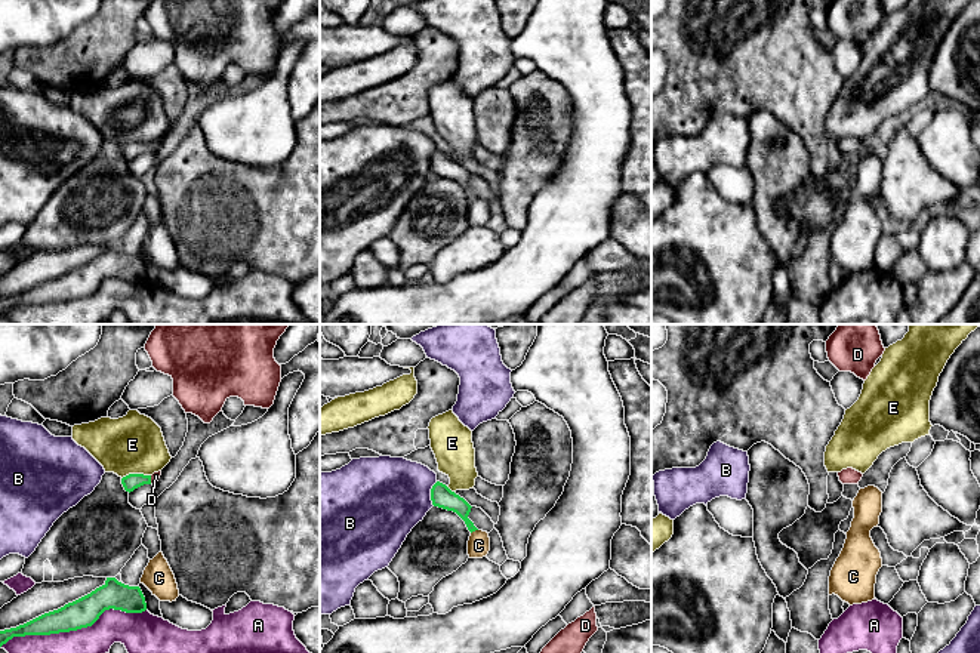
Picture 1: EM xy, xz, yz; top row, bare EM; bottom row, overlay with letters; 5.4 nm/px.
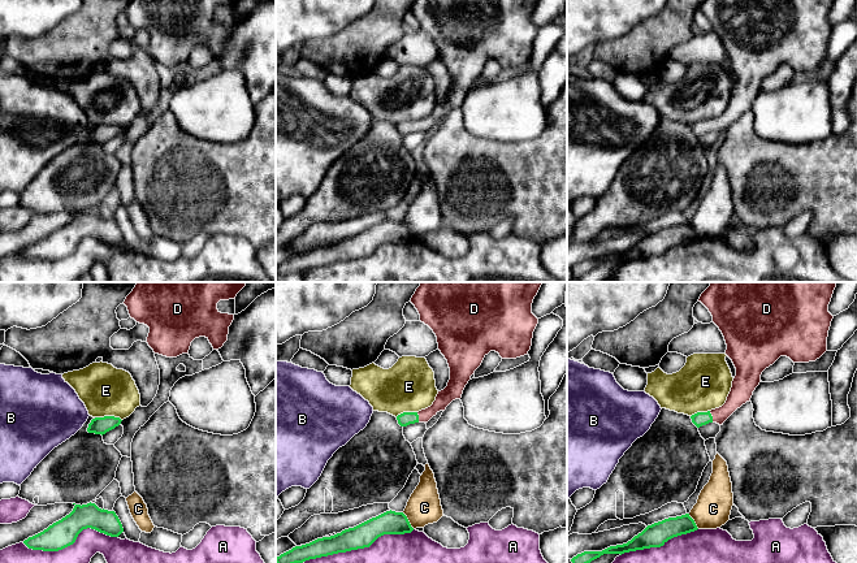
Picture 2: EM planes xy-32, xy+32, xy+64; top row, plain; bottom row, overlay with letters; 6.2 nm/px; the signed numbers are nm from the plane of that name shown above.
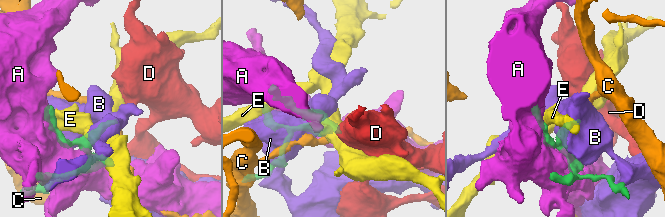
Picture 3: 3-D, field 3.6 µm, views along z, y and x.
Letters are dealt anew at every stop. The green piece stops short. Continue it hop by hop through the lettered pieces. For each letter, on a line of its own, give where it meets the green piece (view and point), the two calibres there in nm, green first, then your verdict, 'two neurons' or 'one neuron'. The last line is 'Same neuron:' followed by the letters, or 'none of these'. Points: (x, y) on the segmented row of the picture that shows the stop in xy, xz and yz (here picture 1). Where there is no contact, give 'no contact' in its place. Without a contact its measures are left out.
A: xy (73, 630) | 160/180 nm | two neurons
B: xz (431, 493) | 120/440 nm | two neurons
C: xz (474, 530) | 110/130 nm | two neurons
D: xy (150, 480) | 90/50 nm | one neuron
E: xy (135, 474) | 90/320 nm | two neurons
Same neuron: D

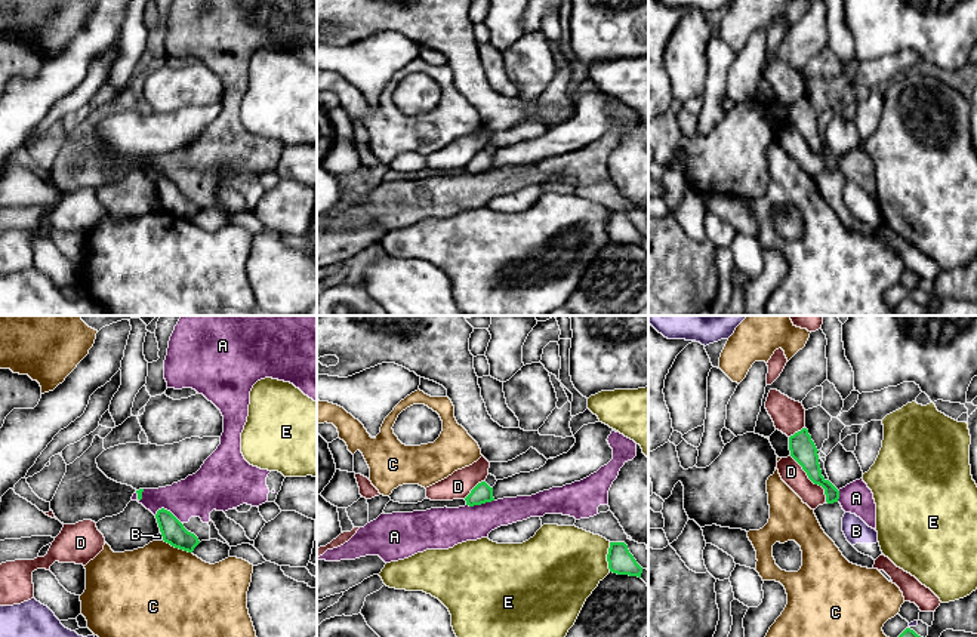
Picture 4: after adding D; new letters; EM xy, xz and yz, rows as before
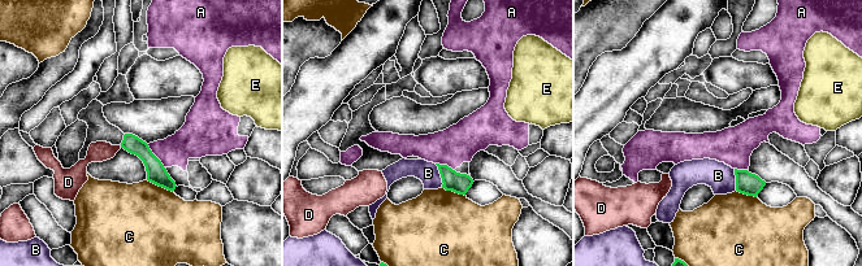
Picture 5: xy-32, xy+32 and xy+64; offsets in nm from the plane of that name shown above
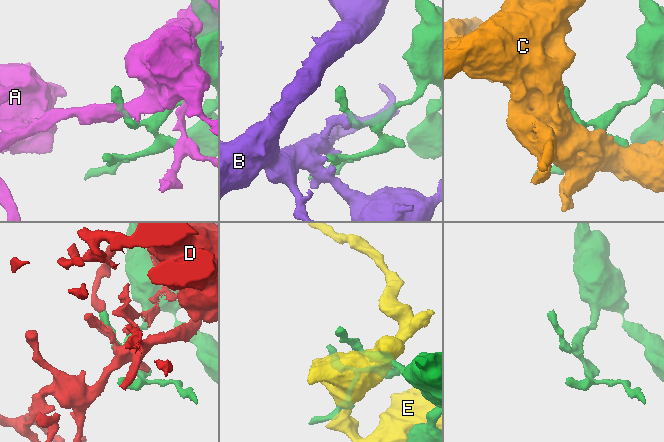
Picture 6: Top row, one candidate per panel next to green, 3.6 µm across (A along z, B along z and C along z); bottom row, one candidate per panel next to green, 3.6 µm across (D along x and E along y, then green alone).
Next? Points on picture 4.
A: xy (166, 510) | 130/220 nm | two neurons
B: xy (162, 535) | 130/40 nm | two neurons
C: xy (178, 547) | 130/480 nm | two neurons
D: yz (811, 480) | 140/120 nm | two neurons
E: xz (607, 557) | 140/440 nm | two neurons
Same neuron: none of these

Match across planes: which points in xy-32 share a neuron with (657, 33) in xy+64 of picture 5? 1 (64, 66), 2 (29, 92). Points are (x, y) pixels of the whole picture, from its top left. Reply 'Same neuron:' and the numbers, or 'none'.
Same neuron: 1, 2

